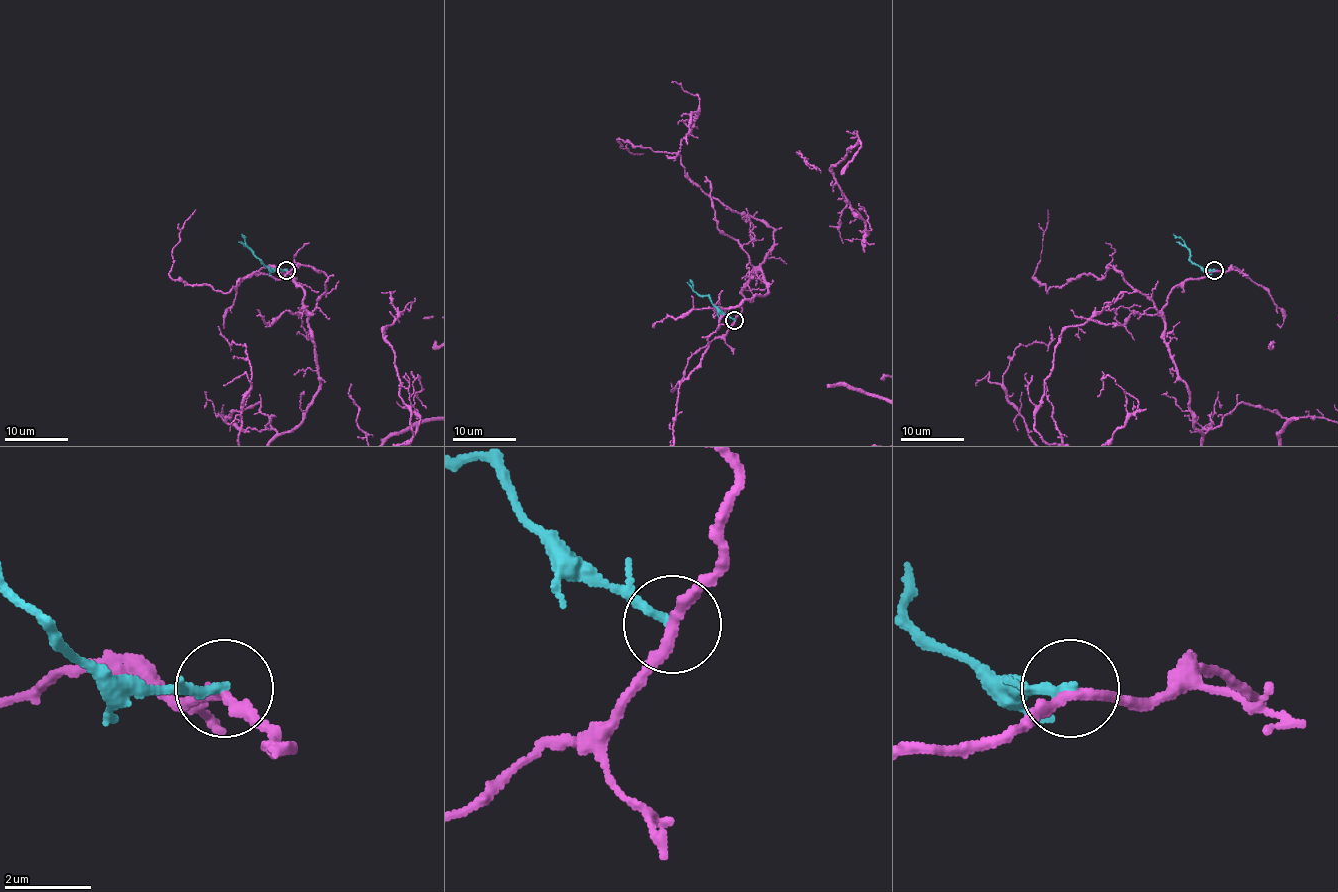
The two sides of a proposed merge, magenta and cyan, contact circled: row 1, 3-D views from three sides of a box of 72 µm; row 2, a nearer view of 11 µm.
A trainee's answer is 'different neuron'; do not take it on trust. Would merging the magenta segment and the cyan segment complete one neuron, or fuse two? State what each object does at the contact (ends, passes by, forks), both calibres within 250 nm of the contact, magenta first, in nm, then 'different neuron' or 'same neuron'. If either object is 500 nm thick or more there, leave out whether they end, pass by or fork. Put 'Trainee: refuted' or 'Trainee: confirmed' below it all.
magenta passes by; cyan ends; calibres 240 and 220 nm; different neuron
Trainee: confirmed

